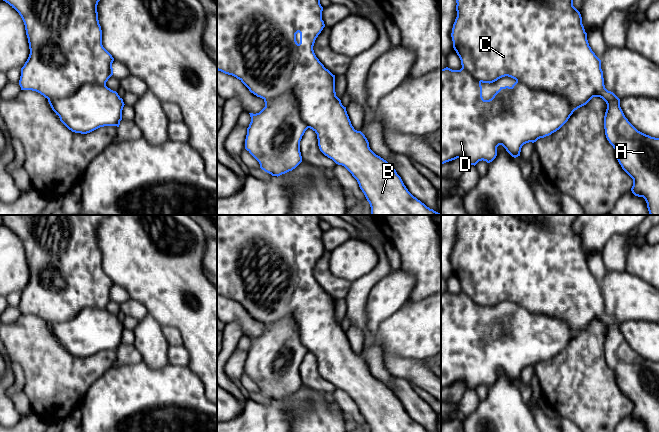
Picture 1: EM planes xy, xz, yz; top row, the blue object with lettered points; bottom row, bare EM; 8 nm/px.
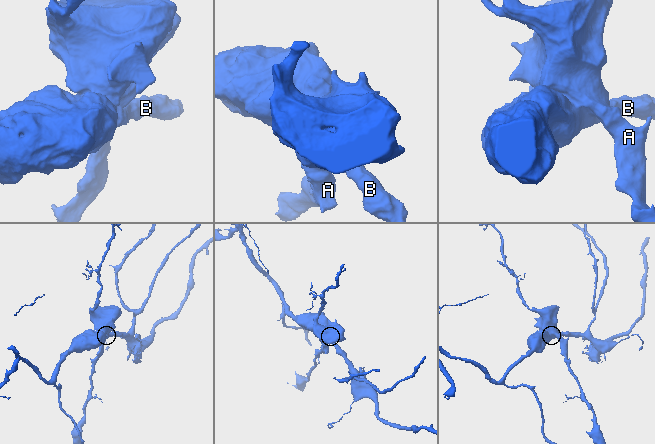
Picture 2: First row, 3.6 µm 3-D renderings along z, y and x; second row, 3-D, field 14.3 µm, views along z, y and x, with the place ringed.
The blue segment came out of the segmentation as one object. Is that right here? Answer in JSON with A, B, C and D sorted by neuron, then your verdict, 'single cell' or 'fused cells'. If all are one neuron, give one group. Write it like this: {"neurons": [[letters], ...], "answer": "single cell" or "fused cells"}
{"neurons": [["A", "B", "C", "D"]], "answer": "single cell"}

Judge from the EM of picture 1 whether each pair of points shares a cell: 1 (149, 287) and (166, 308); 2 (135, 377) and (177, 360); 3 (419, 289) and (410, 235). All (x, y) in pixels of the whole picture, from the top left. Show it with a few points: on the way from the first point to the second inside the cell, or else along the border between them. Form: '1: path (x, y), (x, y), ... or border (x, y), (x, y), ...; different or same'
1: path (154, 292), (165, 303); same
2: border (170, 363), (186, 366); different
3: path (420, 276), (420, 248); same

